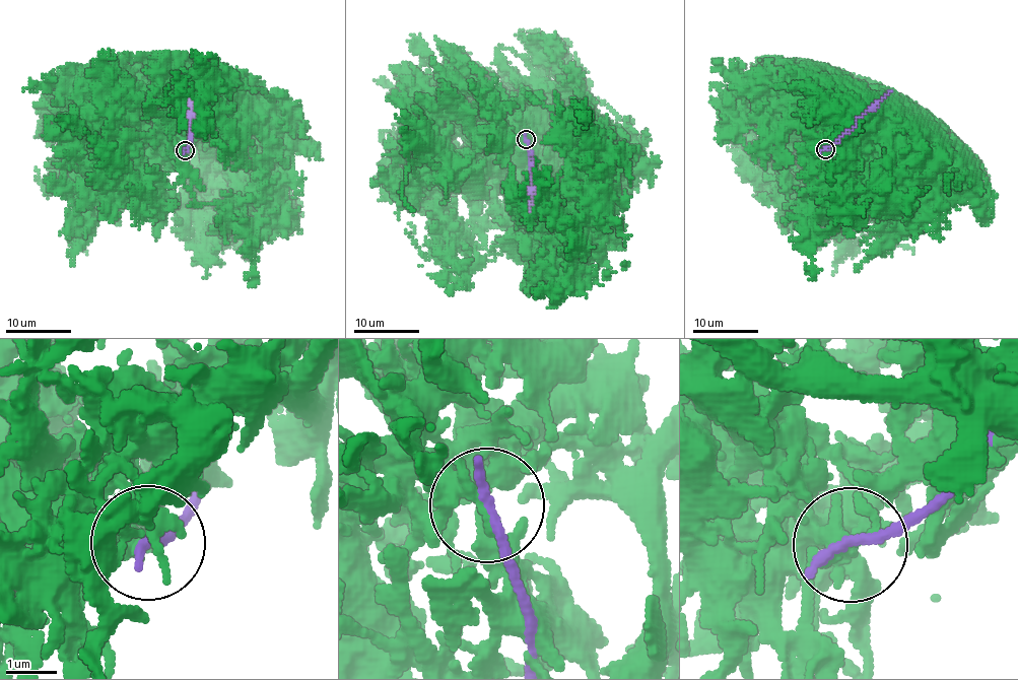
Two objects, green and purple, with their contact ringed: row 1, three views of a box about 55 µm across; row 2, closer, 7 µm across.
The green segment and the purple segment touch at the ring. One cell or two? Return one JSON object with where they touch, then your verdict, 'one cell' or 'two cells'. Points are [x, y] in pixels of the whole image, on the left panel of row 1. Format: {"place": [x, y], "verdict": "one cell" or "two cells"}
{"place": [185, 150], "verdict": "two cells"}

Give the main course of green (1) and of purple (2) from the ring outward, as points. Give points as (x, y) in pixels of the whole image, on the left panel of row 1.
1: (183, 150), (193, 139), (228, 140), (236, 182), (258, 207), (258, 221), (251, 228), (254, 284)
2: (185, 150), (192, 137), (189, 123), (192, 111), (189, 98)

